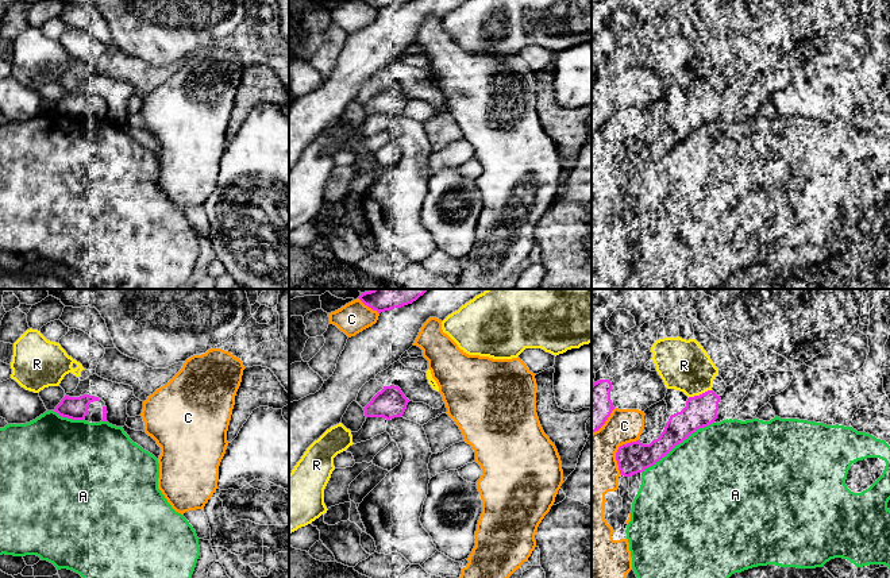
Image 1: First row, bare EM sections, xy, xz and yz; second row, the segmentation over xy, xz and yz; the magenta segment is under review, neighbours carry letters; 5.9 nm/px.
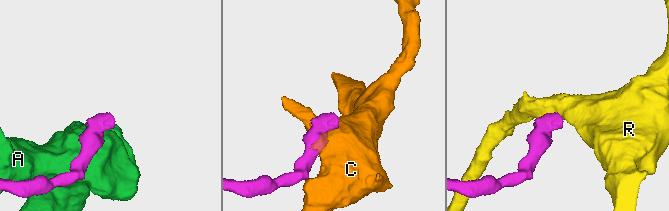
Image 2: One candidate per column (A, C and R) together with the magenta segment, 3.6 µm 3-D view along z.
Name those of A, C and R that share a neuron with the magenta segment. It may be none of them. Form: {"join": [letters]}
{"join": []}

